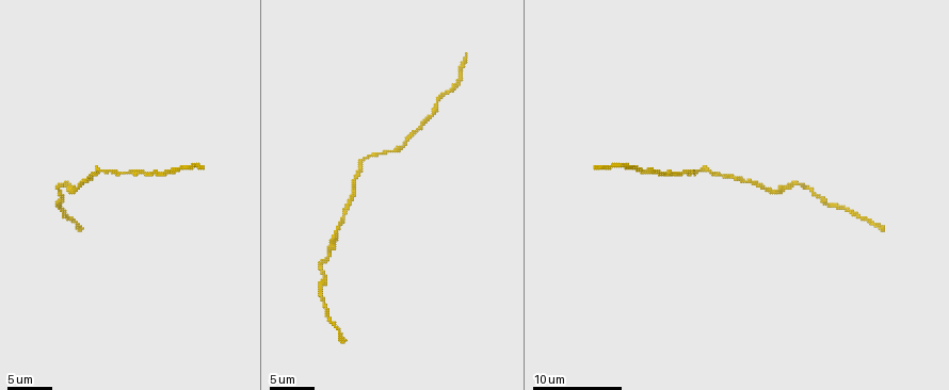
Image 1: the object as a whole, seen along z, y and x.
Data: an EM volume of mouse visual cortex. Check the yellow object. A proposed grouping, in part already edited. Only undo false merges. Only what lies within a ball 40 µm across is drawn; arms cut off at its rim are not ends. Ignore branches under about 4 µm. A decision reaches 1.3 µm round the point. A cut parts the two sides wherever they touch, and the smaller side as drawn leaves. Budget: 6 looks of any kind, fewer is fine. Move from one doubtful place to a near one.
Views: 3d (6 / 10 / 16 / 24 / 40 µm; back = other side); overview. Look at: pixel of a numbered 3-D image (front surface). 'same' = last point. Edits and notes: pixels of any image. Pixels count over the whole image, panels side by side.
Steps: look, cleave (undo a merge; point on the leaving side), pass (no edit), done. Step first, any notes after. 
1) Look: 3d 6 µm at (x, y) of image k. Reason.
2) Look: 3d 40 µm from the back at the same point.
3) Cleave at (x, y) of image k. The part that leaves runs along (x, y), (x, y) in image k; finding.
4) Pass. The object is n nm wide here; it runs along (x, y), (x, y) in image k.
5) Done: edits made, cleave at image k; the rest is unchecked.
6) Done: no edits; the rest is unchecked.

Look: 3d 6 µm at (403, 144) of image 1. Narrows sharply.

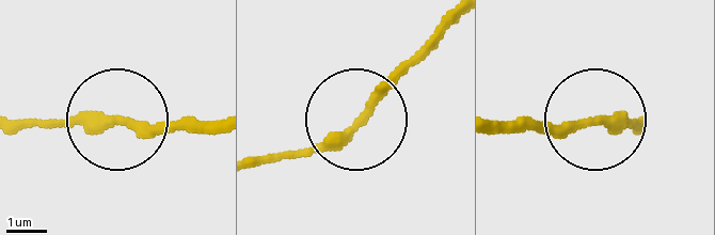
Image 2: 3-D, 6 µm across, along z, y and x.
Look: 3d 6 µm from the back at (363, 114) of image 2.

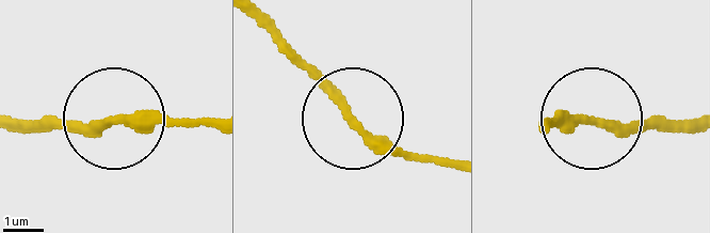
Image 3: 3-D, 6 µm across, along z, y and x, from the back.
Pass. It runs along (210, 123), (20, 123) in image 3; continuous, no second neuron.

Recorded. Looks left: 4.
Look: 3d 10 µm at (791, 183) of image 1. Thick turns thin.

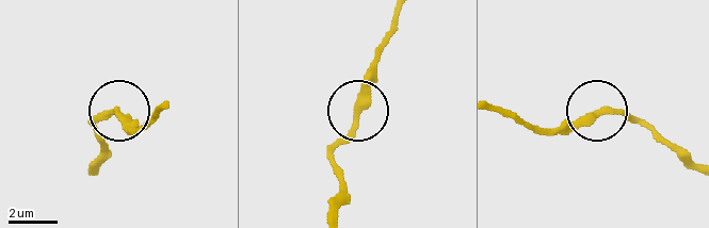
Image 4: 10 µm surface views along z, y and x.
Pass. It runs along (400, 10), (357, 126), (331, 155) in image 4; all the same neuron.

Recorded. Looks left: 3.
Look: 3d 10 µm at (319, 293) of image 1. Sudden change in width.

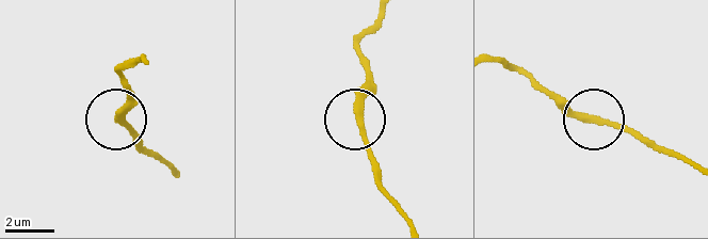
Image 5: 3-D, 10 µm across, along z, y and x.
Pass. It runs along (380, 21), (361, 46), (367, 89), (357, 126), (380, 178) in image 5; one neuron here.

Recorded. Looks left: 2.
Done: no edits; the rest is unchecked.

